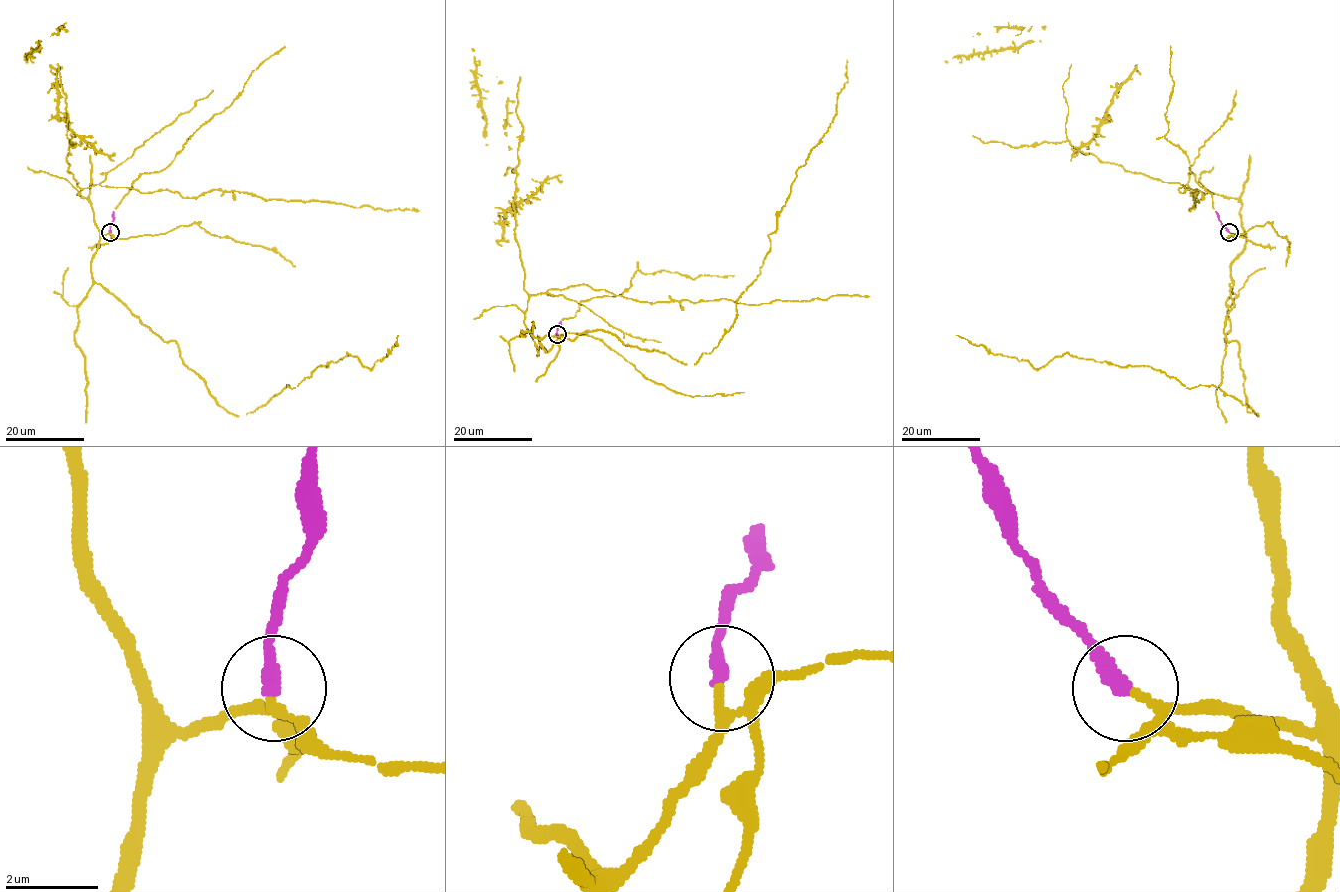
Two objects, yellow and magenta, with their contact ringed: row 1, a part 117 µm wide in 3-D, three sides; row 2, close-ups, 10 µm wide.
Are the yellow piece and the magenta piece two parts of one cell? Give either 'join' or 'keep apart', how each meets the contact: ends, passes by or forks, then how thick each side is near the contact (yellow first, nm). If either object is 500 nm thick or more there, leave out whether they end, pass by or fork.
join; yellow passes by; magenta ends; calibres 160 and 360 nm

